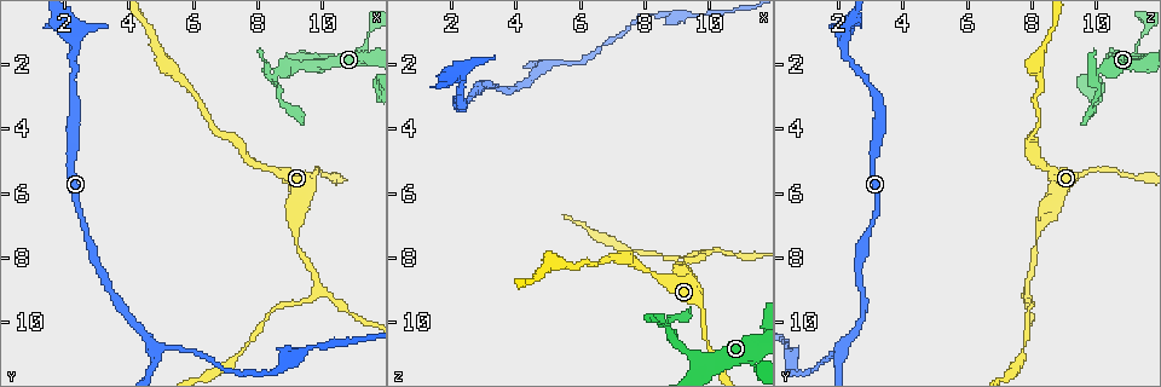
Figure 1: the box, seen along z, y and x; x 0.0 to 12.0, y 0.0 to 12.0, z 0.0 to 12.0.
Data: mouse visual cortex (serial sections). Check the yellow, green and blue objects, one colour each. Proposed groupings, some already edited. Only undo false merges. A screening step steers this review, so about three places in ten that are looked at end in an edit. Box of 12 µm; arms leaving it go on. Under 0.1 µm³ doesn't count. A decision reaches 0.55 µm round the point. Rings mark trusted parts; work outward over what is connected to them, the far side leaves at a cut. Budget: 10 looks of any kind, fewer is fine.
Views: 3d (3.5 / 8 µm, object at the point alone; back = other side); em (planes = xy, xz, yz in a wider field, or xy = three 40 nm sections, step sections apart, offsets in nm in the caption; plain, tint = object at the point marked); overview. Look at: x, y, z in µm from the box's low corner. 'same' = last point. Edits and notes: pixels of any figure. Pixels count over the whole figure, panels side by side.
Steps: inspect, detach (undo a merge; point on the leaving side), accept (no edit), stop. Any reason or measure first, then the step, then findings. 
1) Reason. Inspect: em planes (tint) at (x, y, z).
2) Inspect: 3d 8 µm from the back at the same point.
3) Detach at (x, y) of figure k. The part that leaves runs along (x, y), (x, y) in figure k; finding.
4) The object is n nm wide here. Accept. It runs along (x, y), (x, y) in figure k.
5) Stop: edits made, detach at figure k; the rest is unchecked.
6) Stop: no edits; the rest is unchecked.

A narrow waist. Inspect: 3d 3.5 µm at (5.9, 10.8, 2.0).

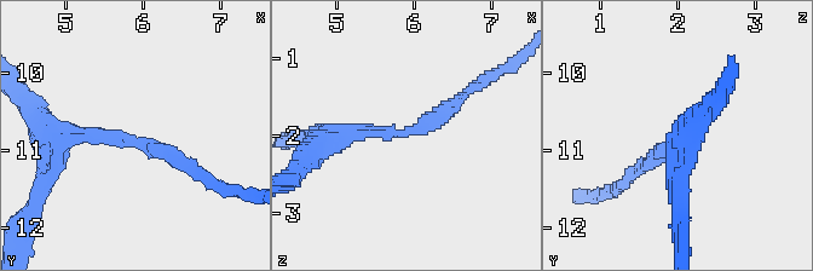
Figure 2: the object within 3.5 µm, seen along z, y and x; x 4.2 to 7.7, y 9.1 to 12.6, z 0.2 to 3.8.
The arms are 200, 200 nm wide. Inspect: em xy step 5 (tint) at (5.85, 10.90, 1.95).

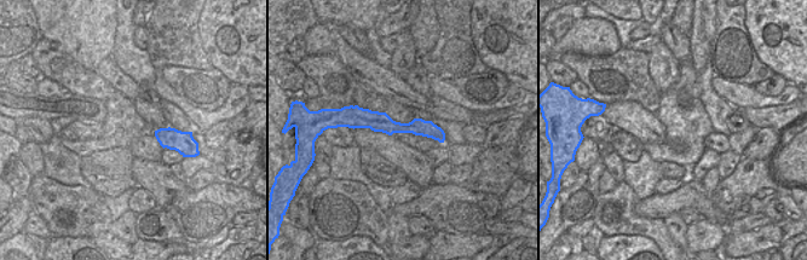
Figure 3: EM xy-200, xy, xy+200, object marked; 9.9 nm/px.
Accept. All the same cell.

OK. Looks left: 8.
Calibre changes. Inspect: 3d 8 µm at (9.3, 6.7, 8.4).

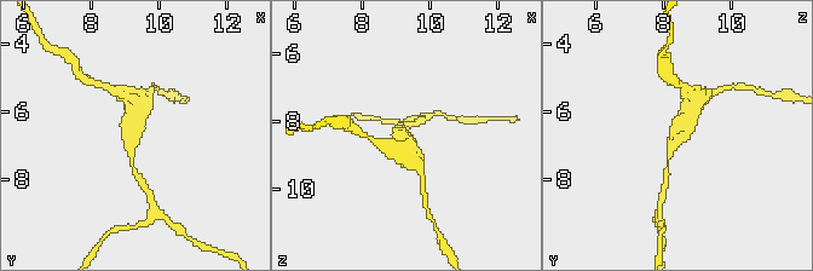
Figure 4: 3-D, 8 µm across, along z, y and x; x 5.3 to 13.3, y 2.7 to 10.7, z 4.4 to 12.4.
Zoom in. Inspect: 3d 3.5 µm at (9.3, 6.7, 8.5).

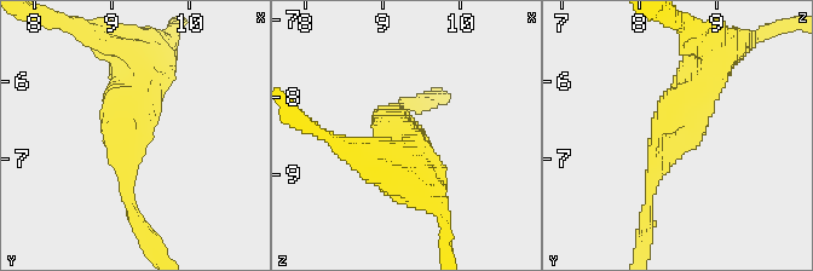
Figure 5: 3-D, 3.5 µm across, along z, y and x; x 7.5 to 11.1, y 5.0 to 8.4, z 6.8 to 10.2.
The arms are 150, 500 nm wide; now the EM. Inspect: em xy step 1 (tint) at (9.35, 6.70, 8.40).

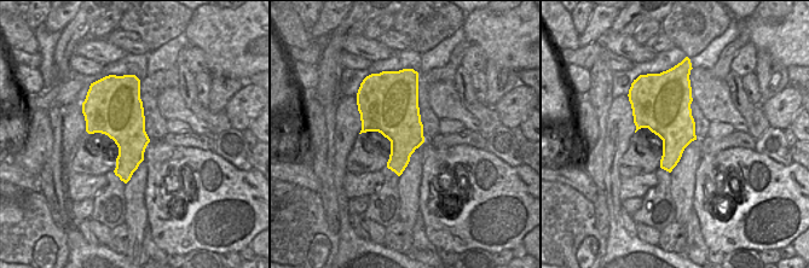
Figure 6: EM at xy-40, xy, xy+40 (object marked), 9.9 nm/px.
Accept. It runs along (711, 64), (658, 161), (649, 209) in figure 5; all the same cell.

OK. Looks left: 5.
Three-way junction. Inspect: 3d 3.5 µm at (9.9, 8.9, 7.9).

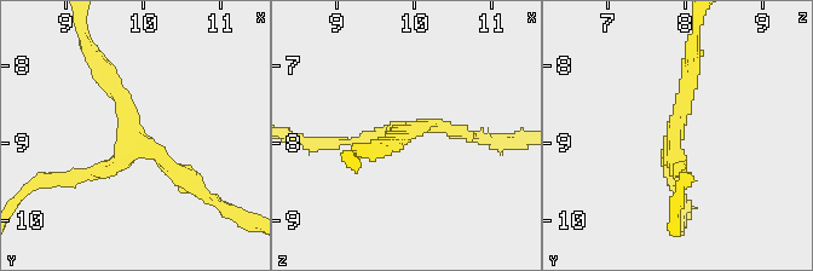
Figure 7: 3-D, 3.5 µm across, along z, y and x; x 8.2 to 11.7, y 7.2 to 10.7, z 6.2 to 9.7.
3 arms meet here; the arms are 150, 200, 250 nm wide; need the tissue. Inspect: em xy step 3 (tint) at (9.85, 8.90, 7.85).

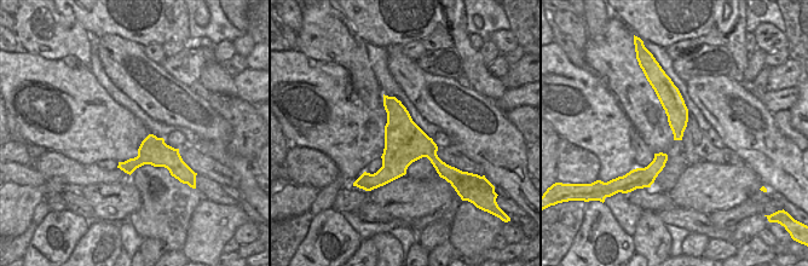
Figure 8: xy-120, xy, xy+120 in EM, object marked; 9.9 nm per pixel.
Accept. It runs along (99, 64), (128, 150), (73, 184) in figure 7; one cell here.

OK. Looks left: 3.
Sharp bend. Inspect: 3d 3.5 µm from the back at (8.6, 2.3, 10.1).

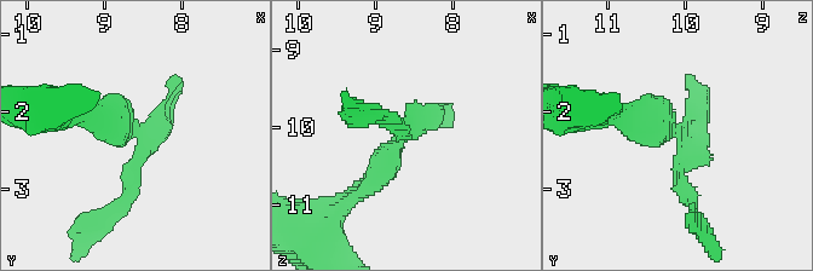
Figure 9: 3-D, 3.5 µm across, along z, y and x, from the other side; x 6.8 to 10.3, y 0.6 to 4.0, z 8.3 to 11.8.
Shape alone is not enough. Inspect: em xy step 3 (tint) at (8.65, 2.25, 10.15).

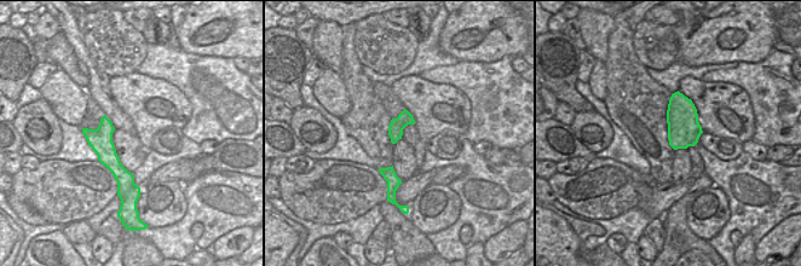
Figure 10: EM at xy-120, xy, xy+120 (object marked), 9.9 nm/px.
Inspect: em planes (tint) at the same point.

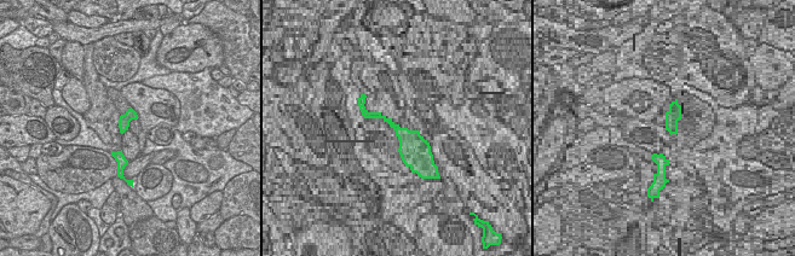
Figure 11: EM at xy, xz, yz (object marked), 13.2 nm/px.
Detach at (130, 179) of figure 9. Two cells meet here.

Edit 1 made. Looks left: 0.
Stop: edits made, detach at figure 9; the rest is unchecked.

